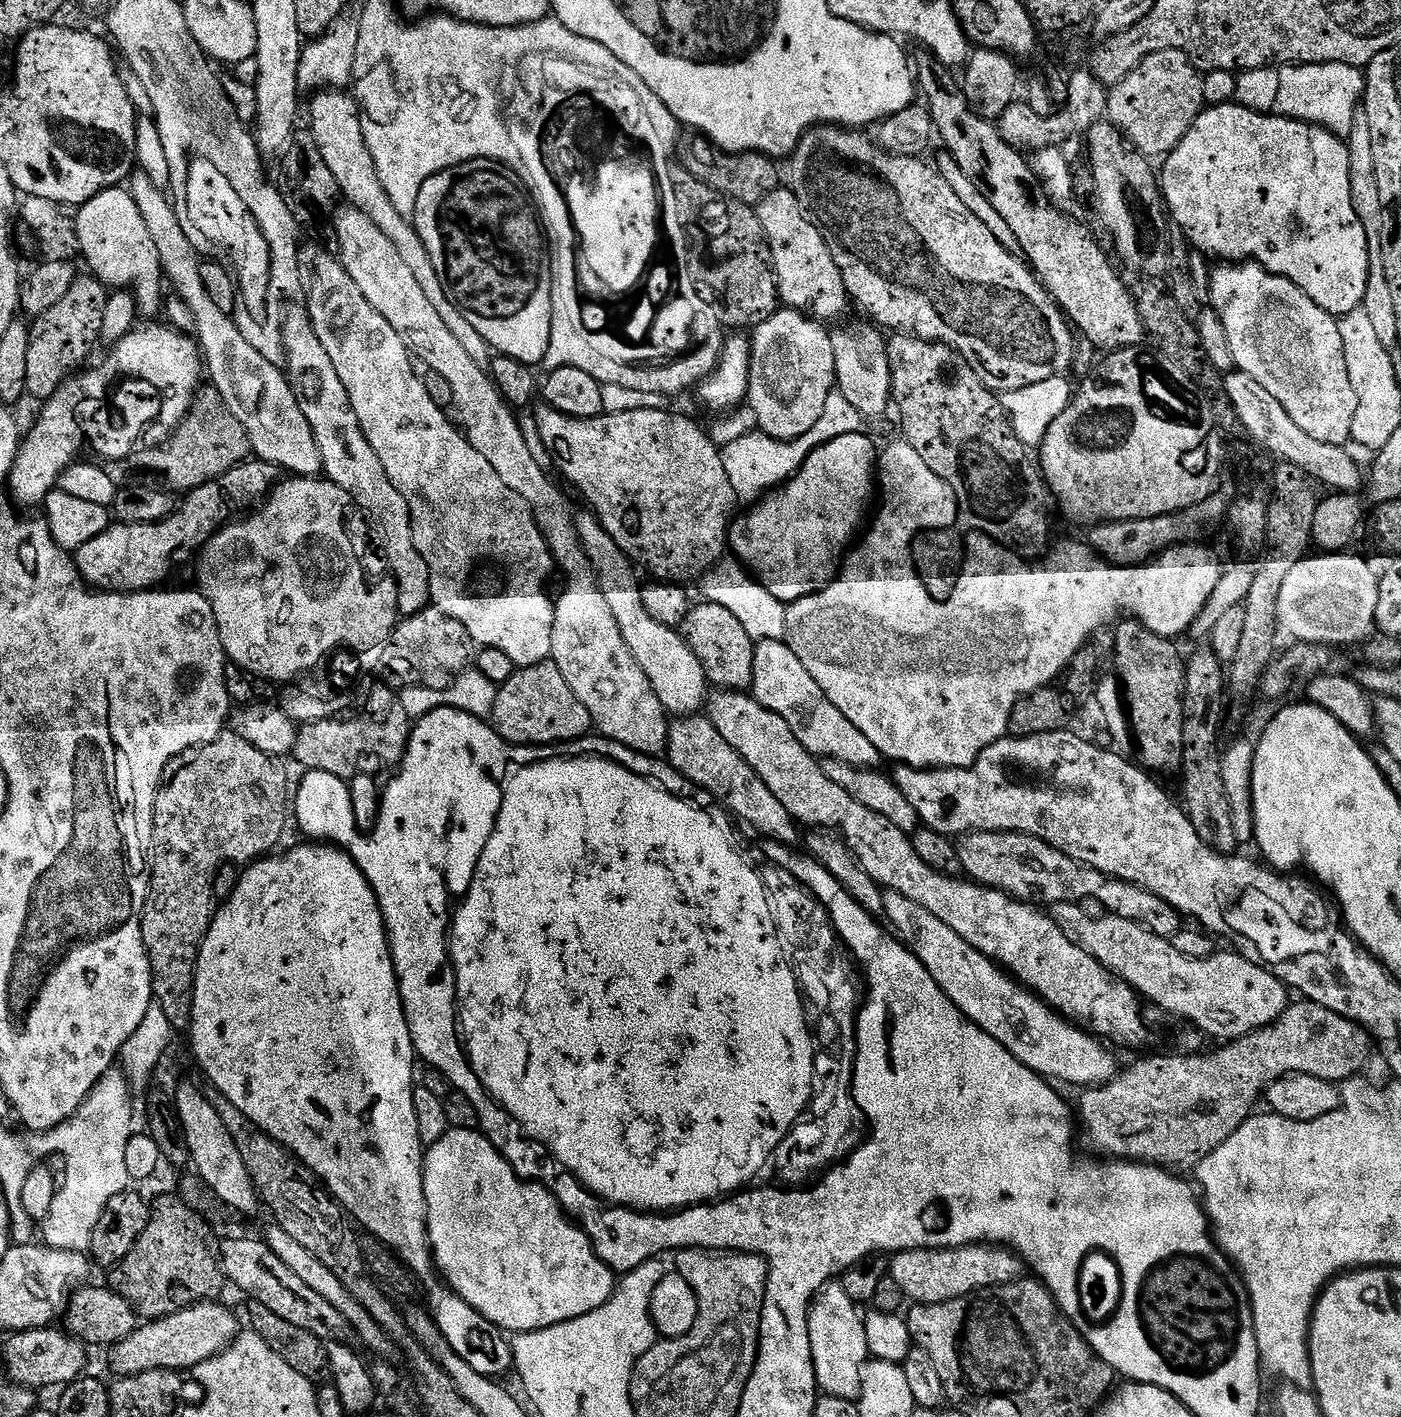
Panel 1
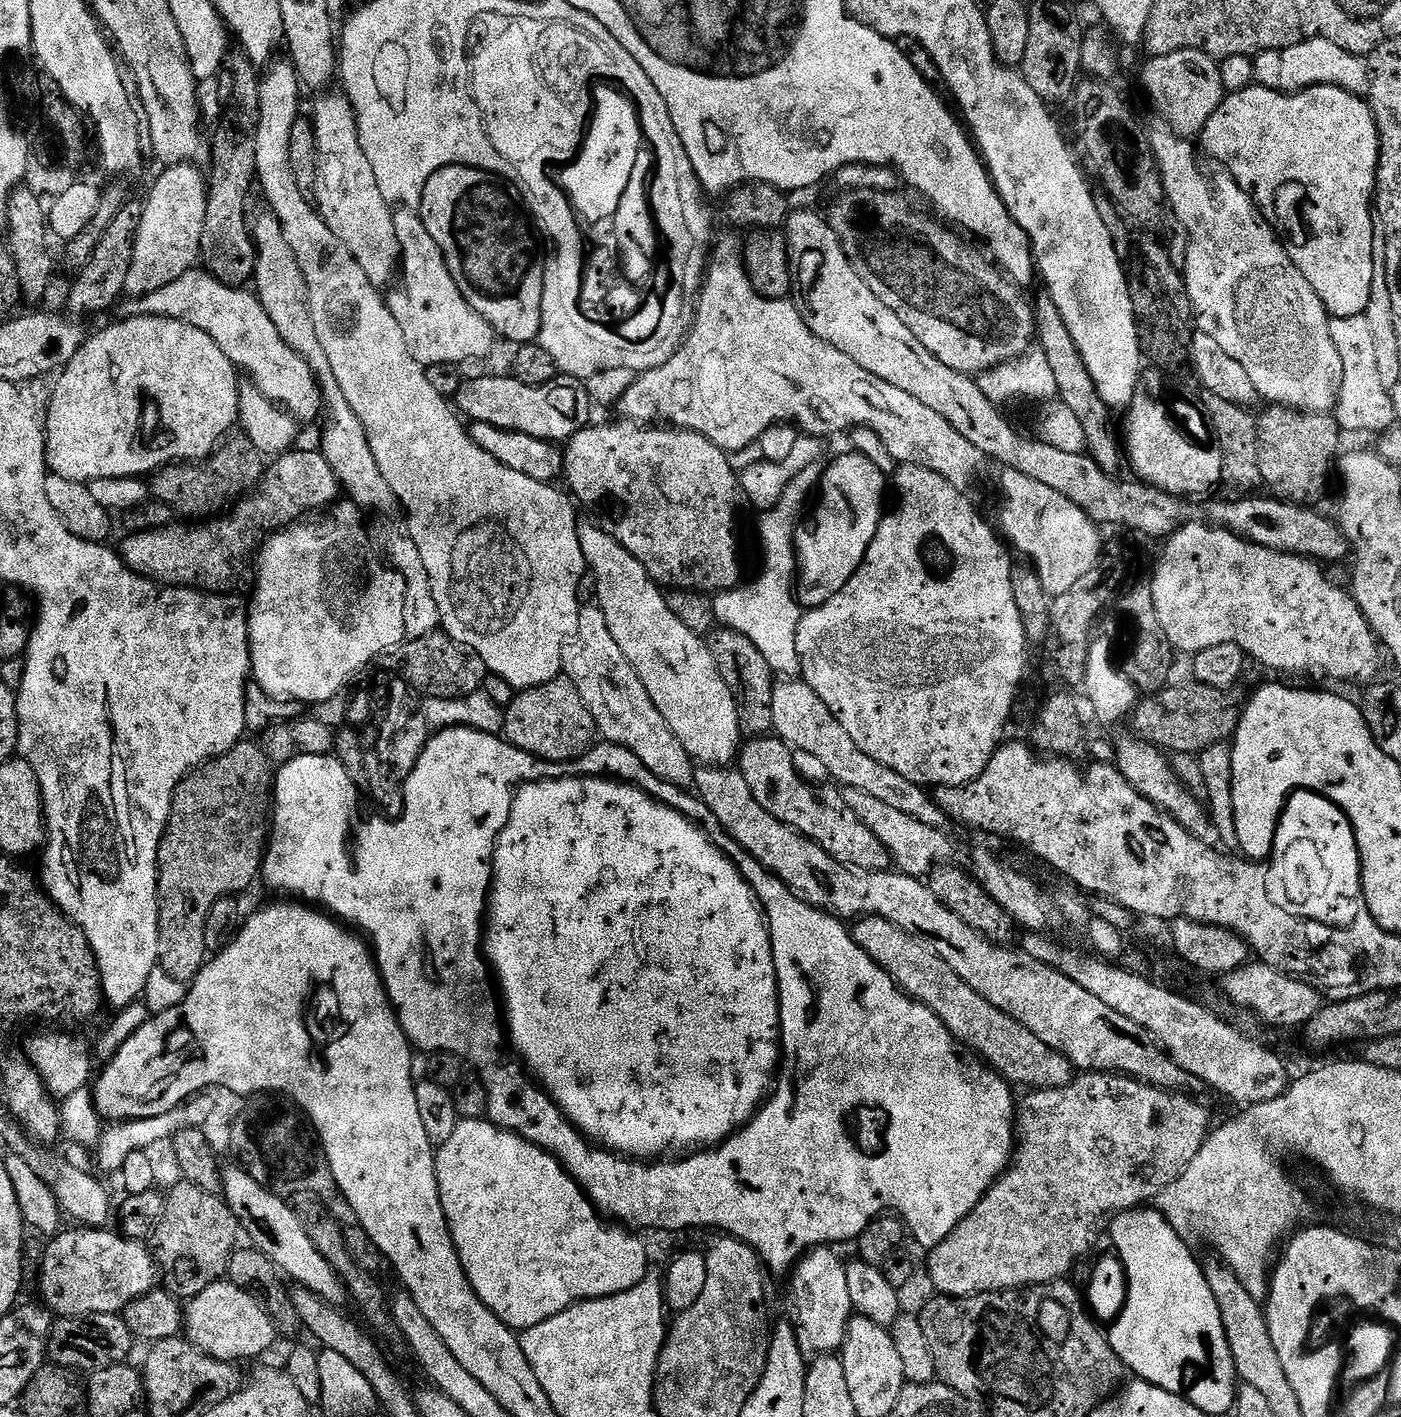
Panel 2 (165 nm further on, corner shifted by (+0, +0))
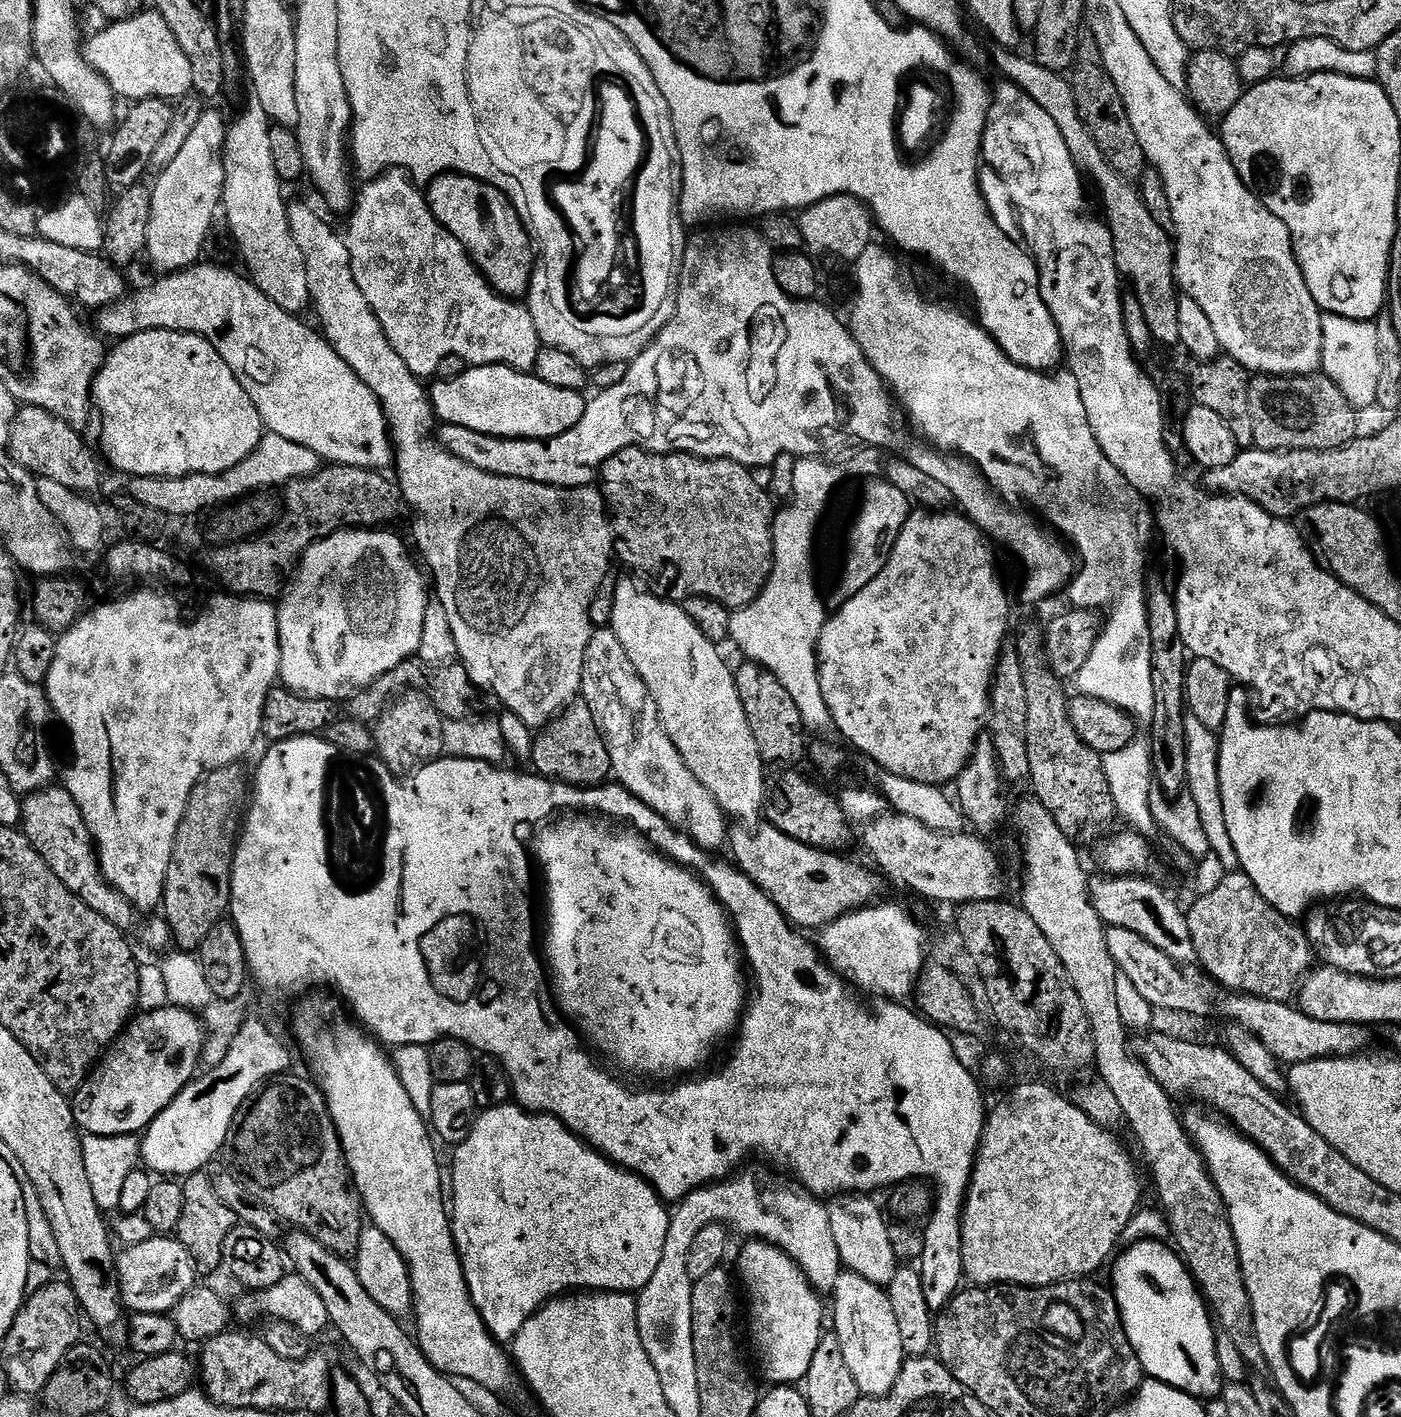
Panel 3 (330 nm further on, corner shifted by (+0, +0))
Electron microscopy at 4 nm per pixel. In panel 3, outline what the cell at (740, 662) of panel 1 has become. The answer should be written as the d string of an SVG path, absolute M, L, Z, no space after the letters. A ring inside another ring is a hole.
M751 662L741 665L741 668L737 667L734 672L738 698L742 698L742 710L746 710L746 722L750 722L750 734L754 734L760 757L768 766L796 766L796 763L806 756L806 729L802 714L798 714L798 706L794 706L790 694L786 694L786 689L782 687L782 682L778 682L778 678L770 674L770 670Z

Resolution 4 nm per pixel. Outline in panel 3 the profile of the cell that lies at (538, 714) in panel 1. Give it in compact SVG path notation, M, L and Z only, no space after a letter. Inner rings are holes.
M584 699L573 700L545 728L535 733L530 764L547 780L561 780L564 784L595 786L605 783L613 775L606 742L594 722L594 714L590 714L590 706Z

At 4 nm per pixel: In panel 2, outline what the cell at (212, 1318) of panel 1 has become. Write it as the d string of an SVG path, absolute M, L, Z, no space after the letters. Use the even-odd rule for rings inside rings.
M225 1278L206 1286L202 1294L187 1301L184 1314L186 1338L198 1350L219 1360L241 1362L252 1360L272 1348L278 1333L272 1316L246 1290L234 1286Z

